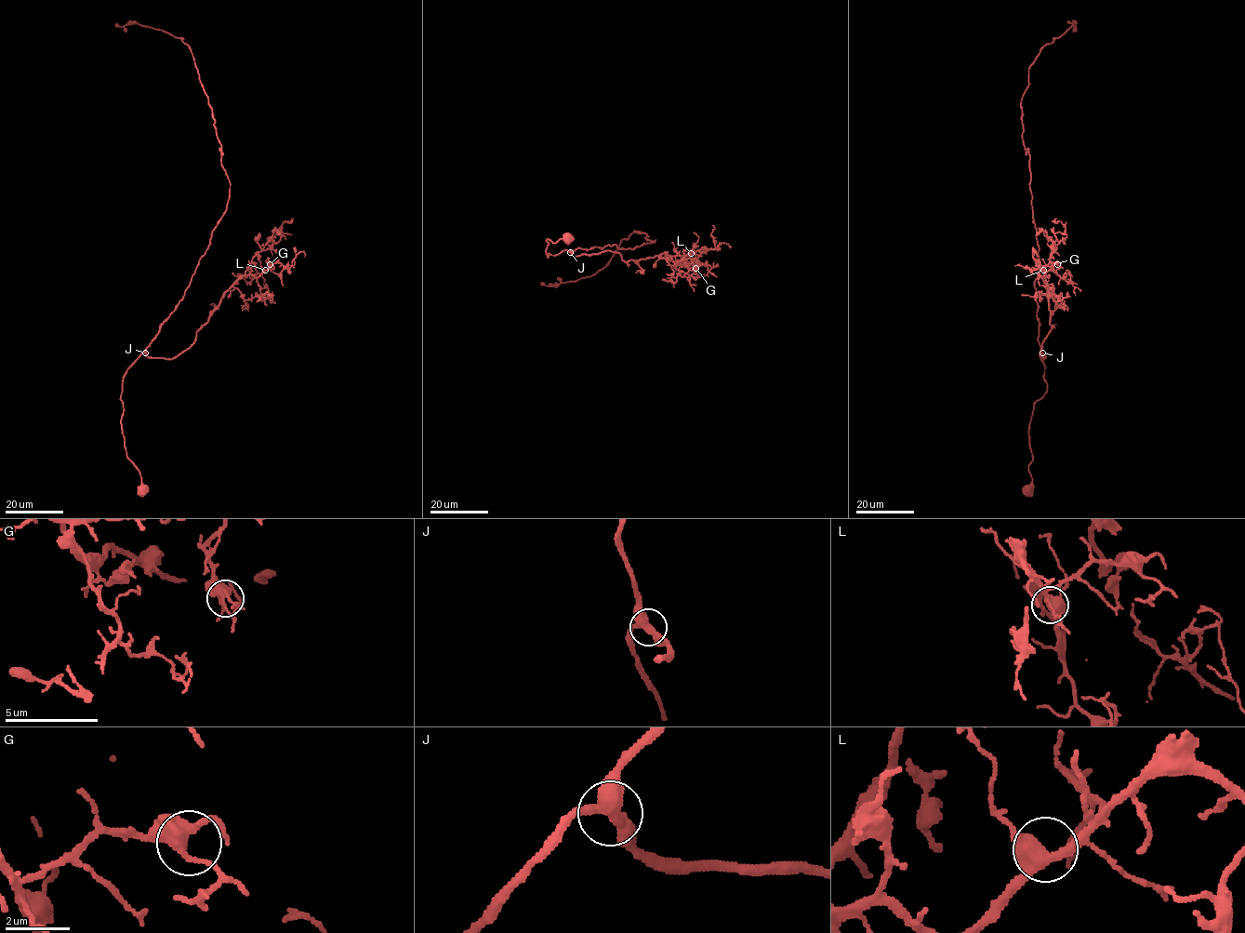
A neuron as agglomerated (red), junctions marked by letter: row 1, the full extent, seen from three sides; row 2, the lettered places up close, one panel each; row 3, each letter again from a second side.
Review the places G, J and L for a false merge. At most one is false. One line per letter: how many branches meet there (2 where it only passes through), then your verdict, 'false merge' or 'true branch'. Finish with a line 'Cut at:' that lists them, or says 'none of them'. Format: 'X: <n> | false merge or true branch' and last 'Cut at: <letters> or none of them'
G: 3 | true branch
J: 3 | true branch
L: 3 | true branch
Cut at: none of them

